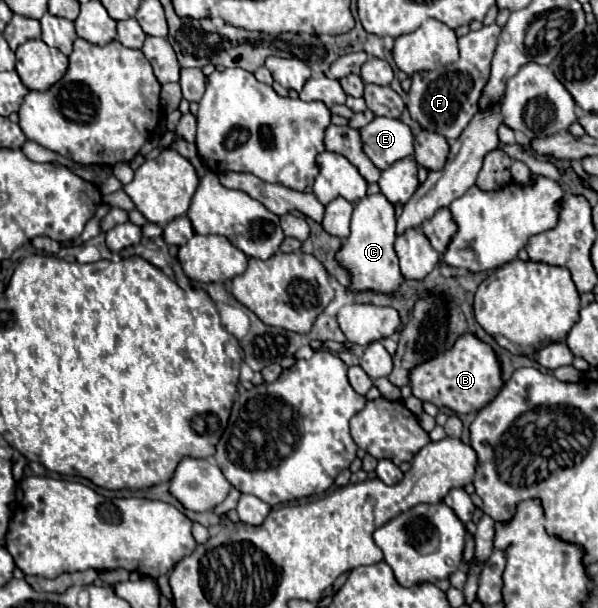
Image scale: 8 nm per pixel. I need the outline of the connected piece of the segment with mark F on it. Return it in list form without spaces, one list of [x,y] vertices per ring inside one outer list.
[[[488,25],[480,31],[470,31],[458,39],[460,59],[446,67],[436,67],[432,71],[422,71],[412,75],[412,87],[408,91],[408,111],[422,129],[440,133],[446,139],[456,139],[476,115],[476,101],[480,101],[480,89],[488,81],[488,69],[496,51],[496,41],[500,27]]]

